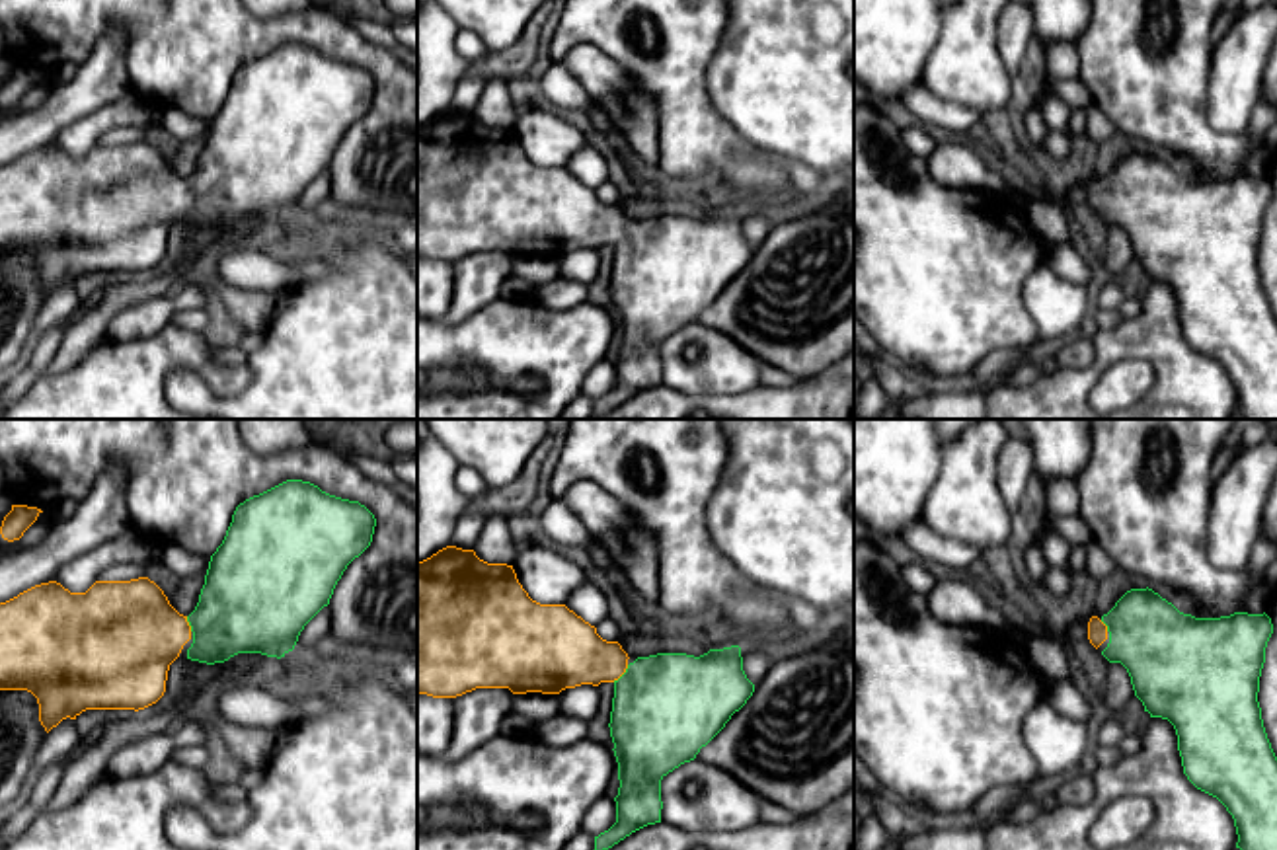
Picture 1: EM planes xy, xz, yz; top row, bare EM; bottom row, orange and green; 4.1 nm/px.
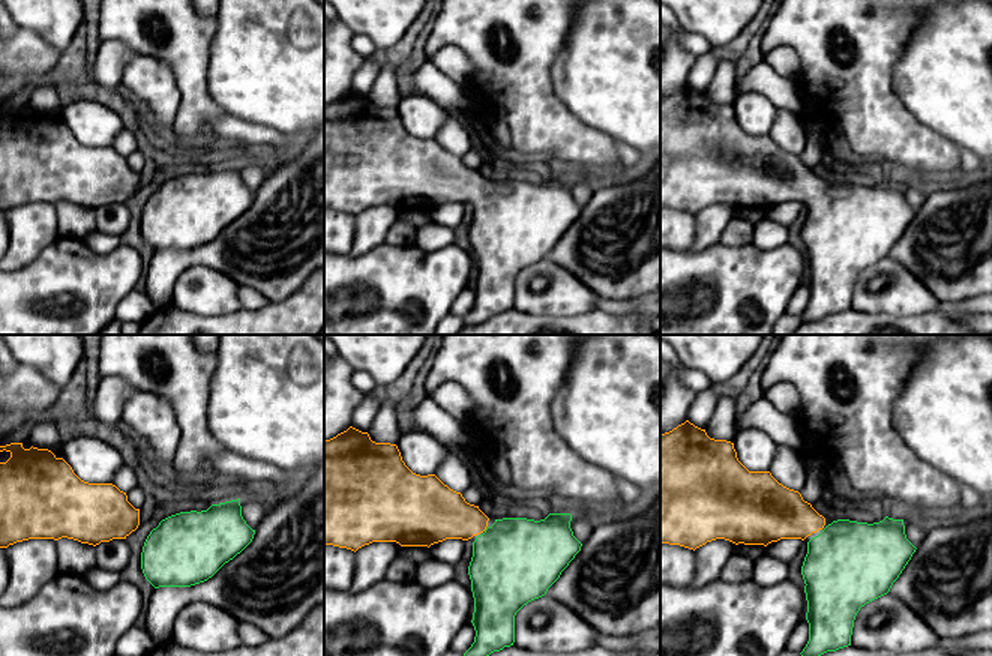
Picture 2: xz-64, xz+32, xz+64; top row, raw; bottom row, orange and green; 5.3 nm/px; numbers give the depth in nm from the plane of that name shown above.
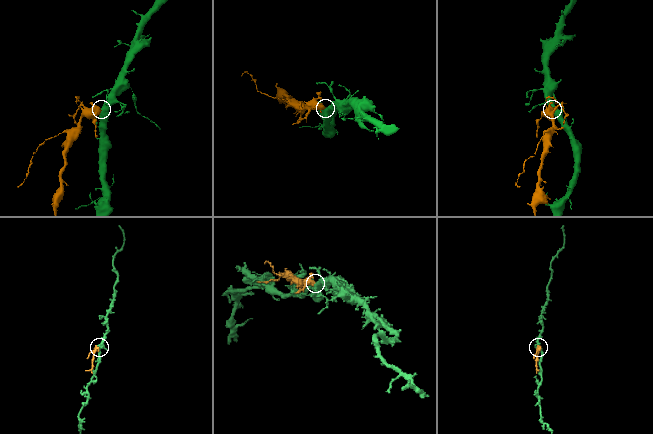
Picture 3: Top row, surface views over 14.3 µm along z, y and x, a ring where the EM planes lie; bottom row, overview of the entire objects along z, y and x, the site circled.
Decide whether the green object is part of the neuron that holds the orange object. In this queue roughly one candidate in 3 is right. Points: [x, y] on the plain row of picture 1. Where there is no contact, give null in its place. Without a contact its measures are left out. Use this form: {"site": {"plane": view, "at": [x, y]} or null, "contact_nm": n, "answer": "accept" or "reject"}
{"site": {"plane": "xz", "at": [620, 238]}, "contact_nm": 100, "answer": "accept"}

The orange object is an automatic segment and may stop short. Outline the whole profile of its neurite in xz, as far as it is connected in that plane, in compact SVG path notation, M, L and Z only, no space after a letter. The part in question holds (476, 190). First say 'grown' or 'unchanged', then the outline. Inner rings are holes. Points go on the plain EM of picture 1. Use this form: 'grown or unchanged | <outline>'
grown | M456 109L417 127L417 257L456 261L476 251L560 257L581 248L614 248L608 290L620 343L616 386L595 400L593 415L661 386L661 343L694 324L755 255L739 209L710 212L700 220L657 216L634 226L628 222L618 205L602 203L565 168L532 164L513 129L487 127L474 113Z

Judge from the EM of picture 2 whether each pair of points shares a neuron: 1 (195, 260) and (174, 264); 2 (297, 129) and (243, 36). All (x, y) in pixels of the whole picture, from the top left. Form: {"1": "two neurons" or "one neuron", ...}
{"1": "one neuron", "2": "one neuron"}

